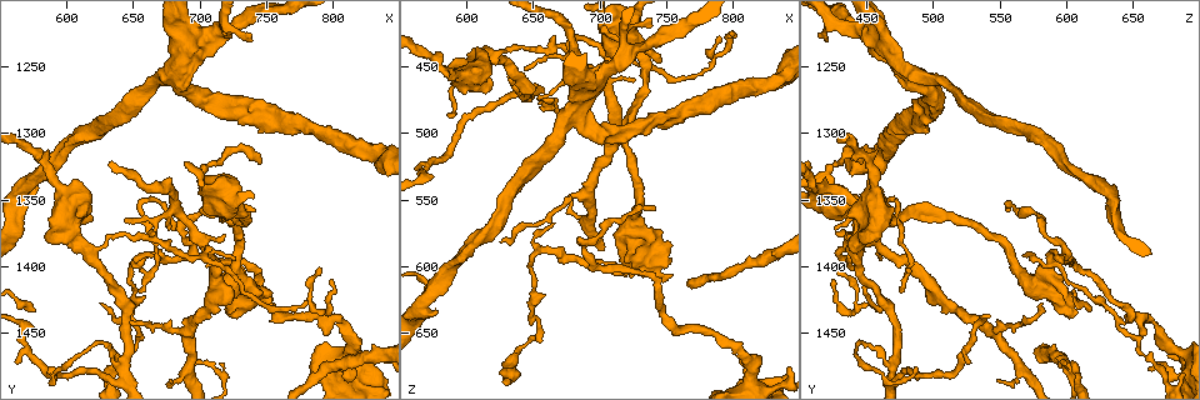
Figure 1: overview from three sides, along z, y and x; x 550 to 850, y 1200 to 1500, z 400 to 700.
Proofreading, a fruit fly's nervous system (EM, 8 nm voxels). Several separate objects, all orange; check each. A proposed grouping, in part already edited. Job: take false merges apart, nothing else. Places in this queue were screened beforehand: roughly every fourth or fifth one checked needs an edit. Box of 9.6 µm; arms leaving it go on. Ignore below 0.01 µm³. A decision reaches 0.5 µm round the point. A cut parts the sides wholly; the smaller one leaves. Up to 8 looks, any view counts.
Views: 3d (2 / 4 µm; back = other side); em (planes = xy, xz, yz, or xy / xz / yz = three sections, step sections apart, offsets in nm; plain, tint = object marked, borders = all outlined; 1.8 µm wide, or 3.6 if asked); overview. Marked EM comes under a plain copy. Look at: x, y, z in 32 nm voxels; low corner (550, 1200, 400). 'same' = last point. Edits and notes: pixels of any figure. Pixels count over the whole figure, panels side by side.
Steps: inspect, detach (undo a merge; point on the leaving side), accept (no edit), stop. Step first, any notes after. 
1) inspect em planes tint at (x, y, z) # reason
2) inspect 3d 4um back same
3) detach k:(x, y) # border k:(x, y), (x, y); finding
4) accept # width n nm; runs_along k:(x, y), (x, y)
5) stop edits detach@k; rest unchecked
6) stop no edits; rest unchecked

inspect em 3.6um planes tint at (810, 1460, 682) # calibre changes

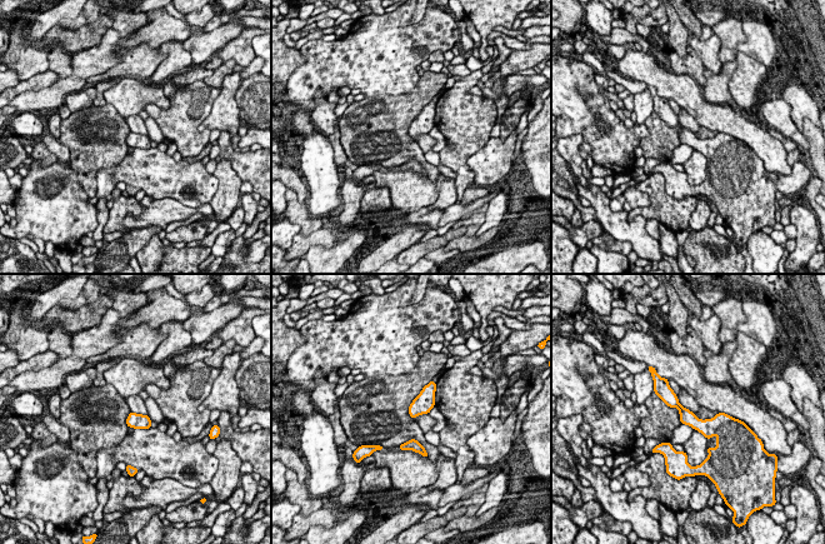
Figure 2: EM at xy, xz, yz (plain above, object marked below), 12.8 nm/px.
accept # runs_along 2:(663, 394), (696, 424), (726, 422); one neuron here

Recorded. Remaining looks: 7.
inspect 3d 4um at (664, 1376, 440) # arms part here

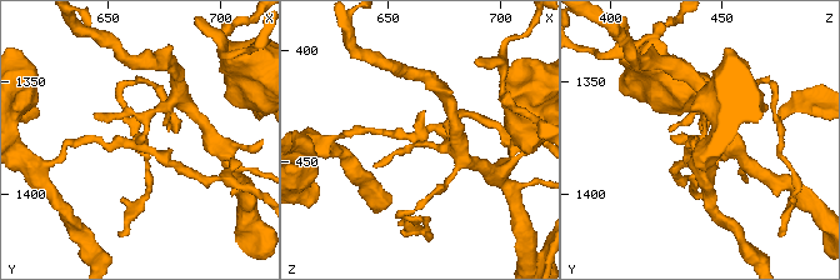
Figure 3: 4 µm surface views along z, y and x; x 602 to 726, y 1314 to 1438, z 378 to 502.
inspect em planes tint at (664, 1377, 439) # need the tissue

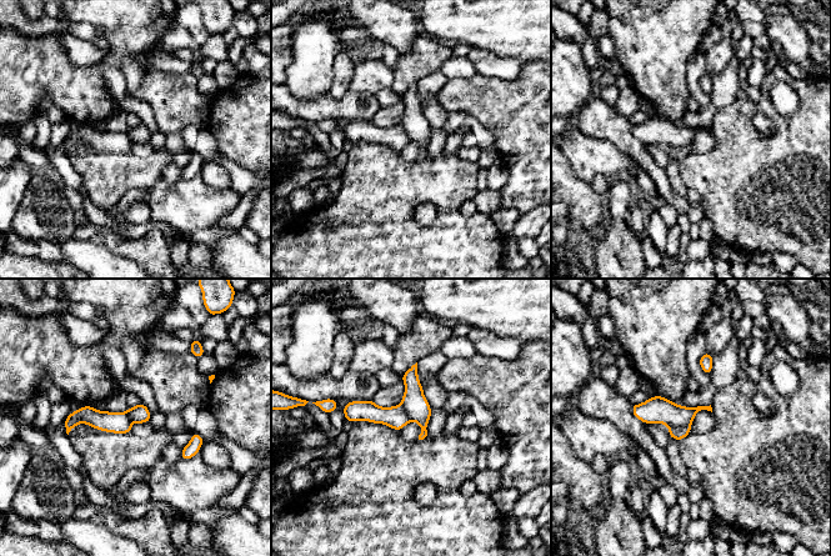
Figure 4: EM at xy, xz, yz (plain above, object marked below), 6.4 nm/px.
detach 4:(656, 410) # part_leaving 4:(414, 369), (414, 402), (424, 432); two neurons meet here

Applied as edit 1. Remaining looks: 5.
inspect overview # see it whole again

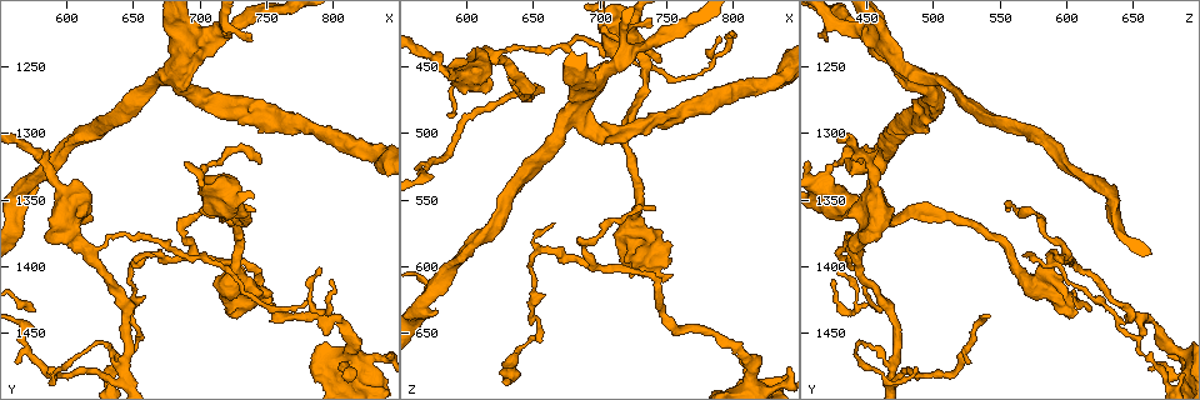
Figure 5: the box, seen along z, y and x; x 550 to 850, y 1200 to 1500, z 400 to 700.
inspect em xy step 4 tint at (712, 1344, 418)

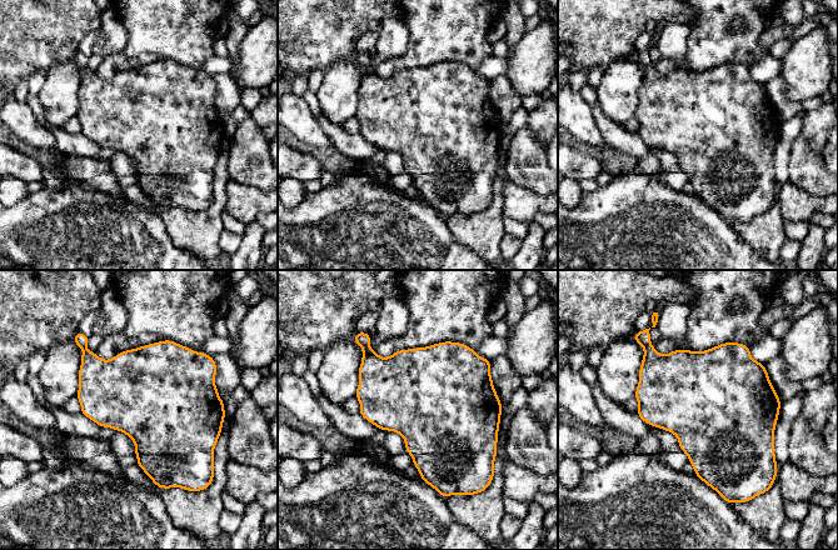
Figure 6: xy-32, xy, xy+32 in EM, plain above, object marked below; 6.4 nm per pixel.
inspect em planes tint same # cut it another way

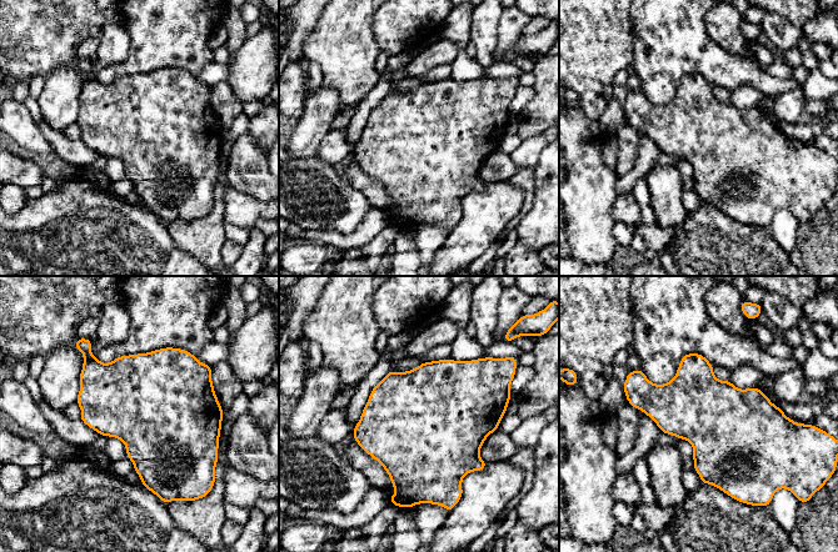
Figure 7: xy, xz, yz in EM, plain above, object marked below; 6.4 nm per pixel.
detach 7:(84, 345) # border 7:(89, 352), (84, 356); a second neuron is stuck on

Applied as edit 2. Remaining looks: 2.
stop edits detach@4, detach@7; rest unchecked

